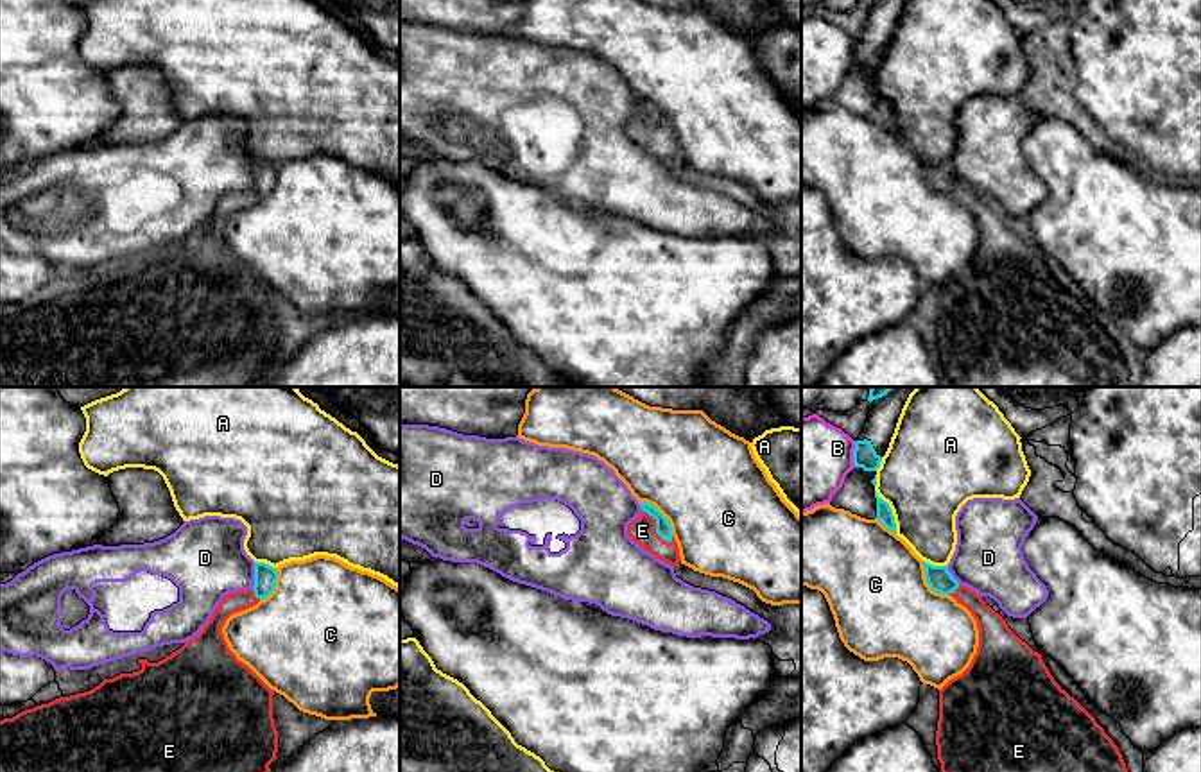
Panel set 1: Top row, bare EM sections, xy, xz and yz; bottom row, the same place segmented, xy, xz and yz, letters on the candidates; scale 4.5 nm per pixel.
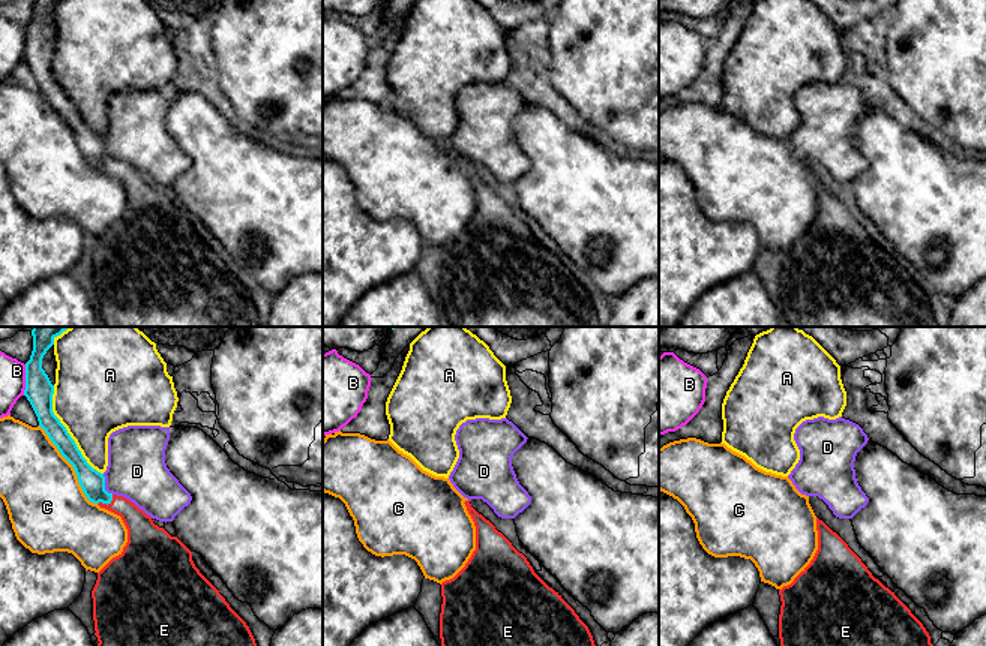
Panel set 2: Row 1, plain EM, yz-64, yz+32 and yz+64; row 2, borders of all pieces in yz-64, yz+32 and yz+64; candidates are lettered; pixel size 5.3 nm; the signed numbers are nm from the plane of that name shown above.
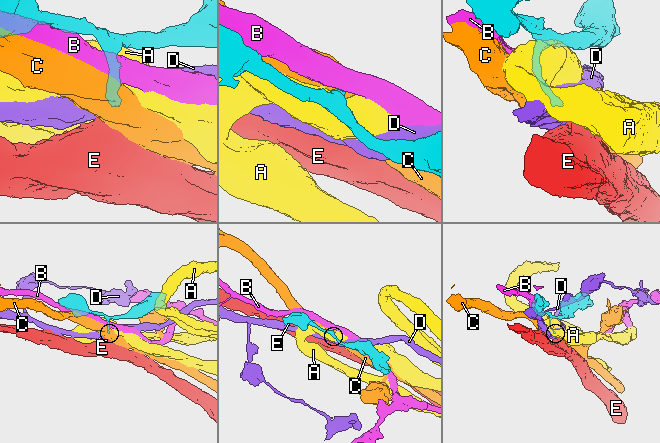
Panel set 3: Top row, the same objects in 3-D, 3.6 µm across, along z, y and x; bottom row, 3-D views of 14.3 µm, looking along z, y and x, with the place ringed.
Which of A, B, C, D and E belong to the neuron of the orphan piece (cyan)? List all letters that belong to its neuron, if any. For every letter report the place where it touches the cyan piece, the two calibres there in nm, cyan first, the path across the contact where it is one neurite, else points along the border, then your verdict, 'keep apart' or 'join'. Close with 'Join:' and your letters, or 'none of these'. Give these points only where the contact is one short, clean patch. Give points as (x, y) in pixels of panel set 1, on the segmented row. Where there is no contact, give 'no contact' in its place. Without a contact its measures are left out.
A: meets cyan in yz at (891, 511); 70 nm thick on the cyan side, 420 nm on the other; keep apart
B: meets cyan in yz at (854, 454); 110 nm thick on the cyan side, 400 nm on the other; keep apart
C: meets cyan in yz at (929, 584); 110 nm thick on the cyan side, 460 nm on the other; keep apart
D: meets cyan in xy at (255, 575); 100 nm thick on the cyan side, 360 nm on the other; border along xy (255, 563), (255, 584), (251, 588); keep apart
E: meets cyan in xz at (656, 527); 70 nm thick on the cyan side, 120 nm on the other; runs through xz (664, 529), (656, 527), (642, 531); join
Join: E

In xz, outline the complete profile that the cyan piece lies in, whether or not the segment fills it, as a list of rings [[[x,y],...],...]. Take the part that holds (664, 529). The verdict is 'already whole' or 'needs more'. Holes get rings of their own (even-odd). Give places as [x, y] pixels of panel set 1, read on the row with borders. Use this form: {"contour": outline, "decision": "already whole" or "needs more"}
{"contour": [[[640,503],[642,514],[627,525],[627,536],[656,559],[676,566],[681,562],[669,519],[651,503]]], "decision": "needs more"}

